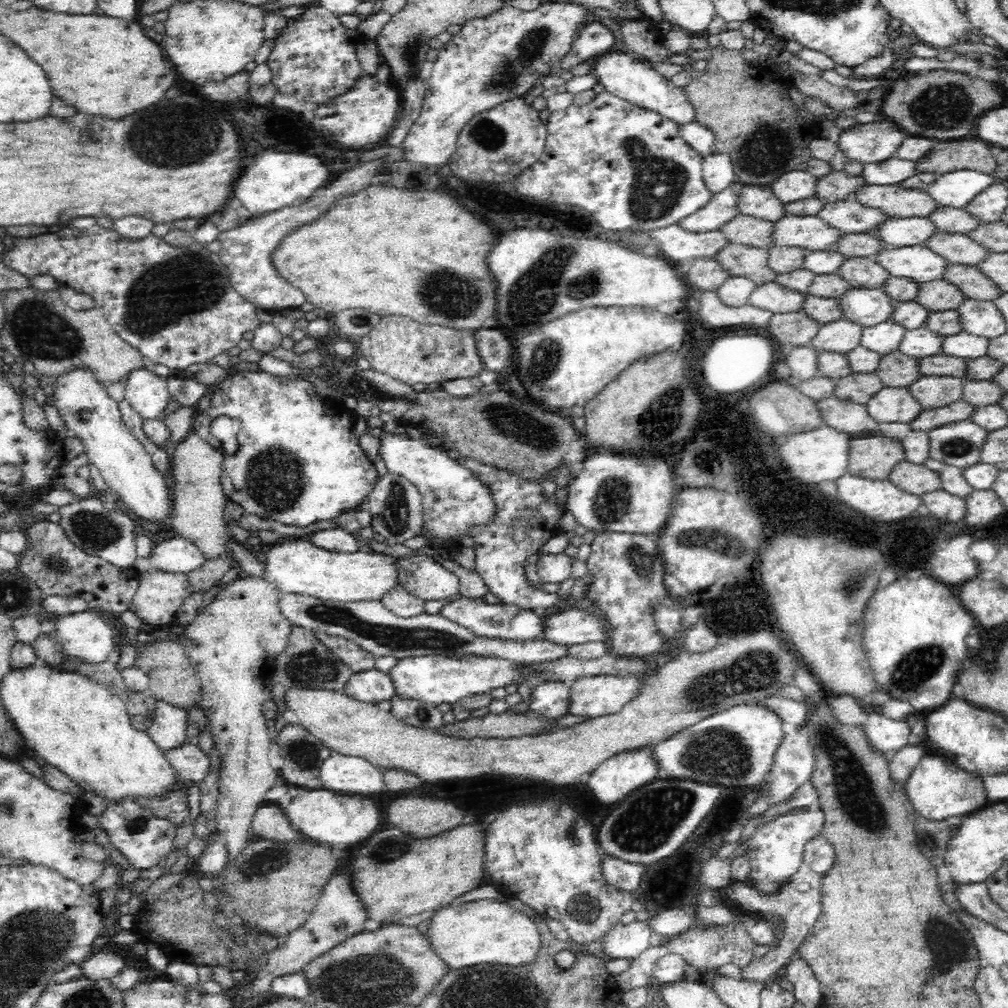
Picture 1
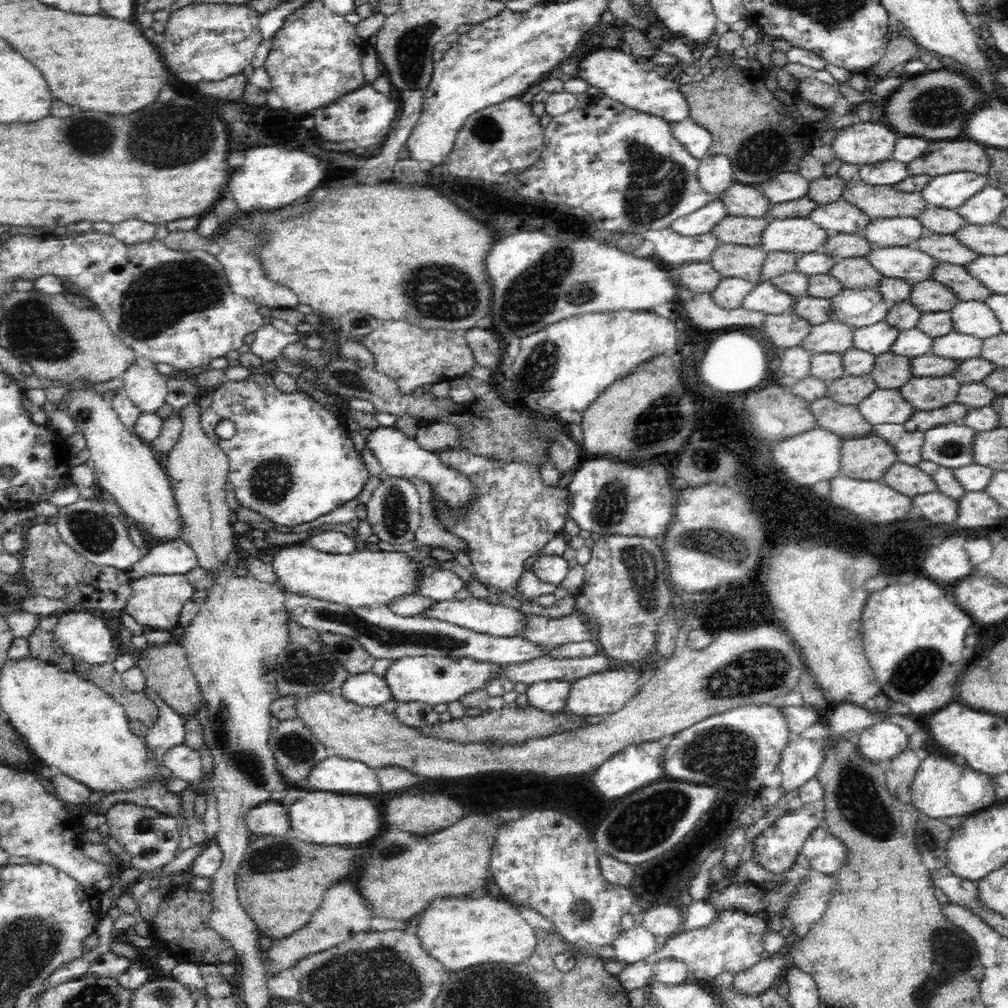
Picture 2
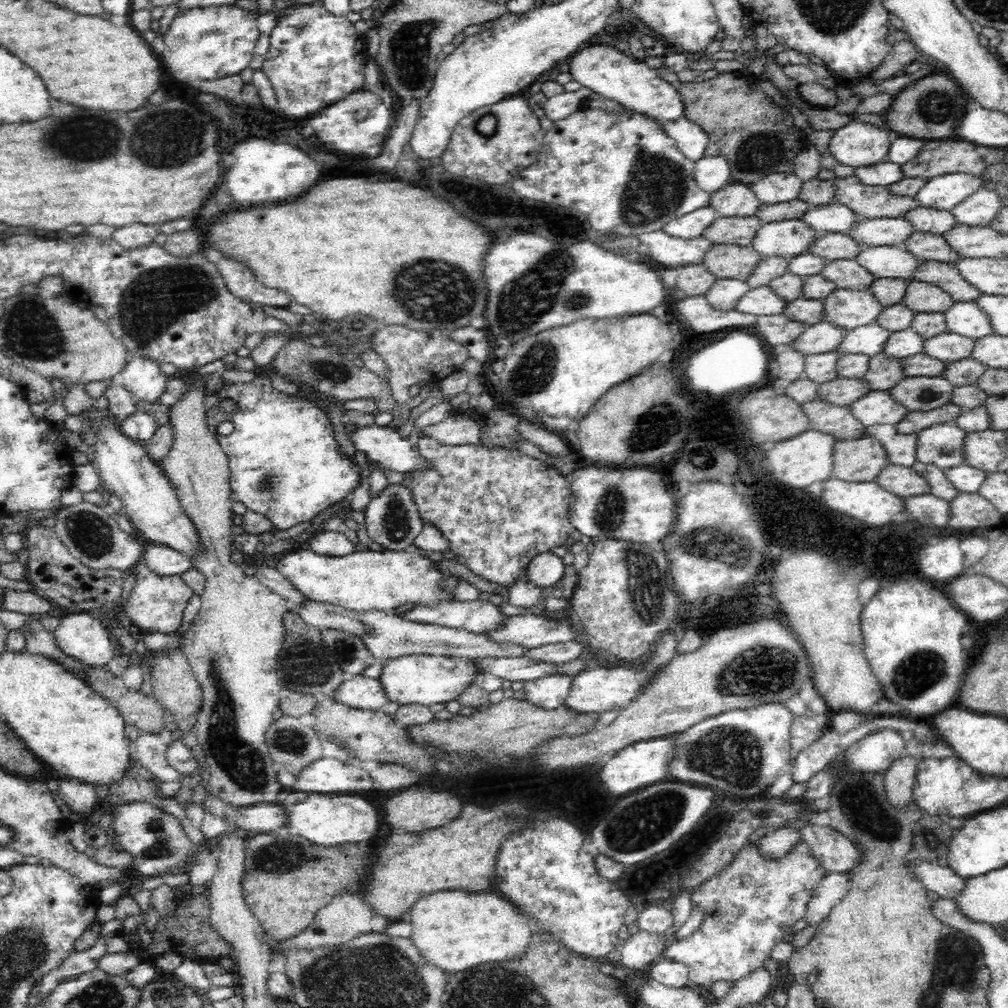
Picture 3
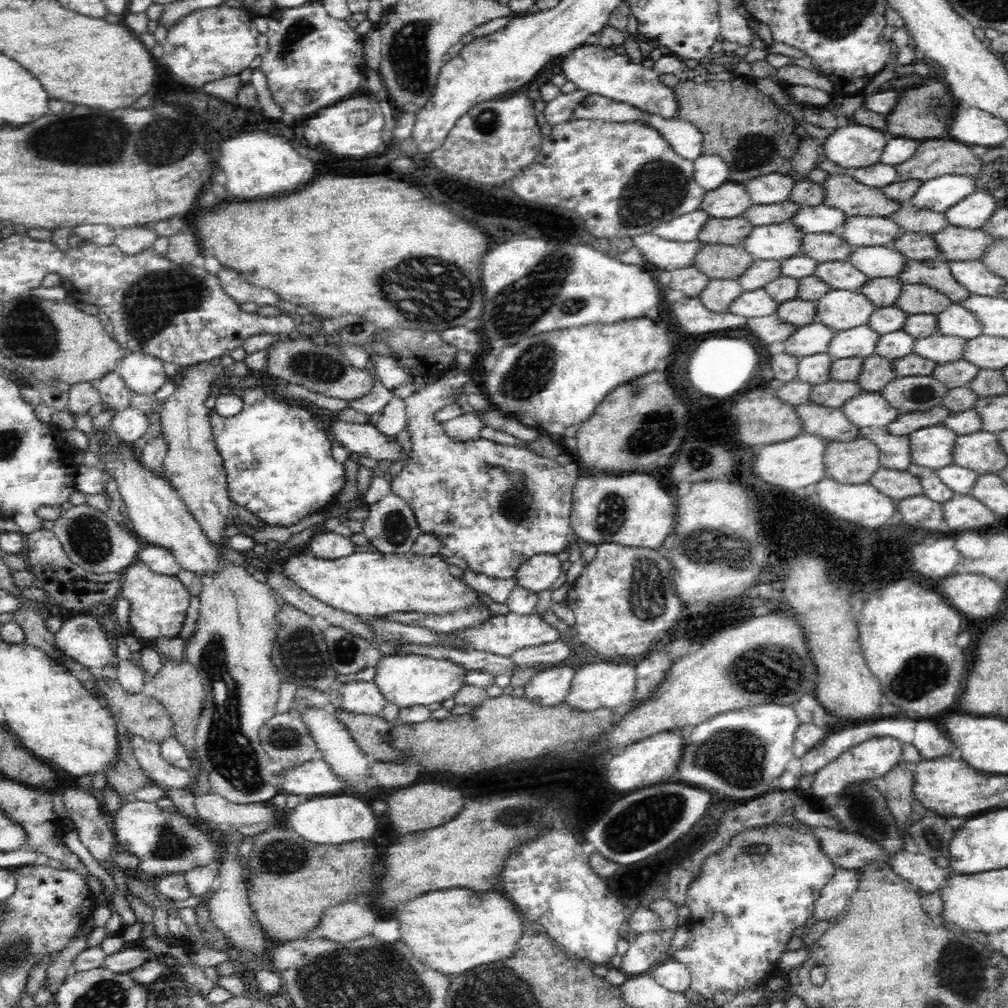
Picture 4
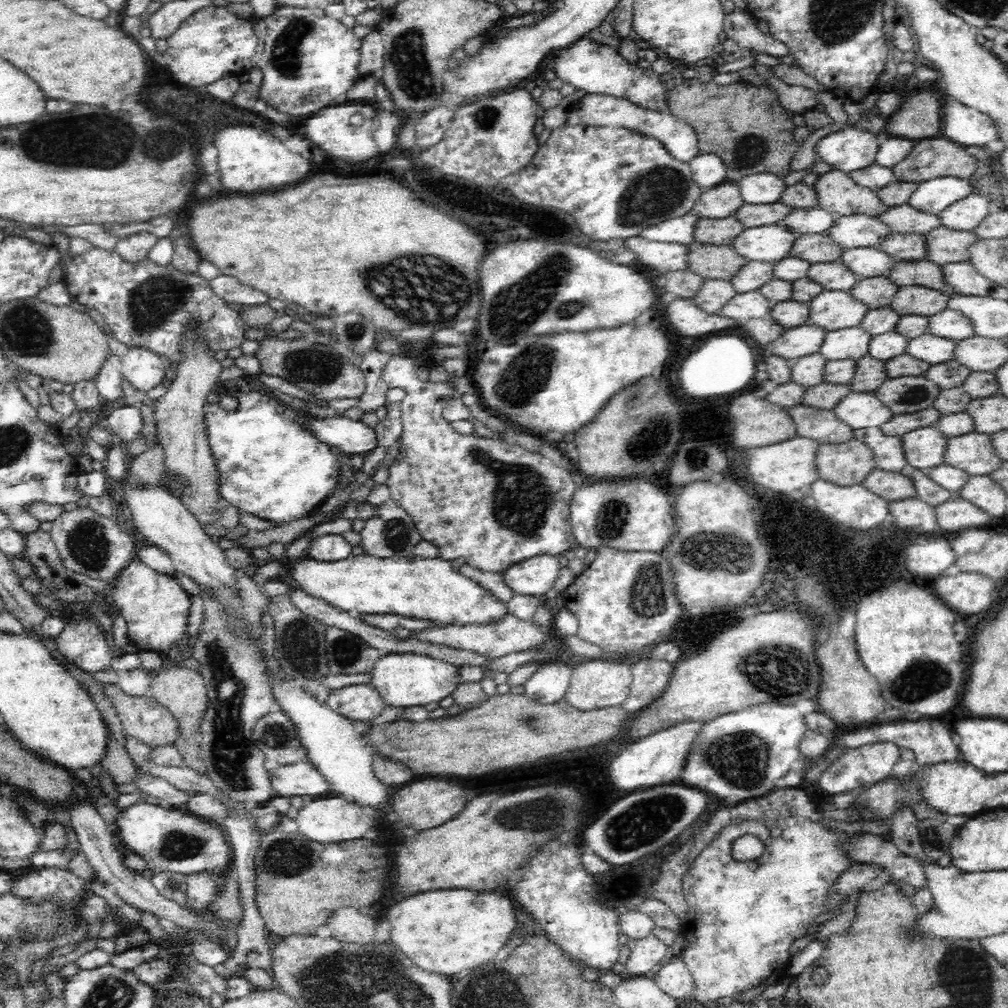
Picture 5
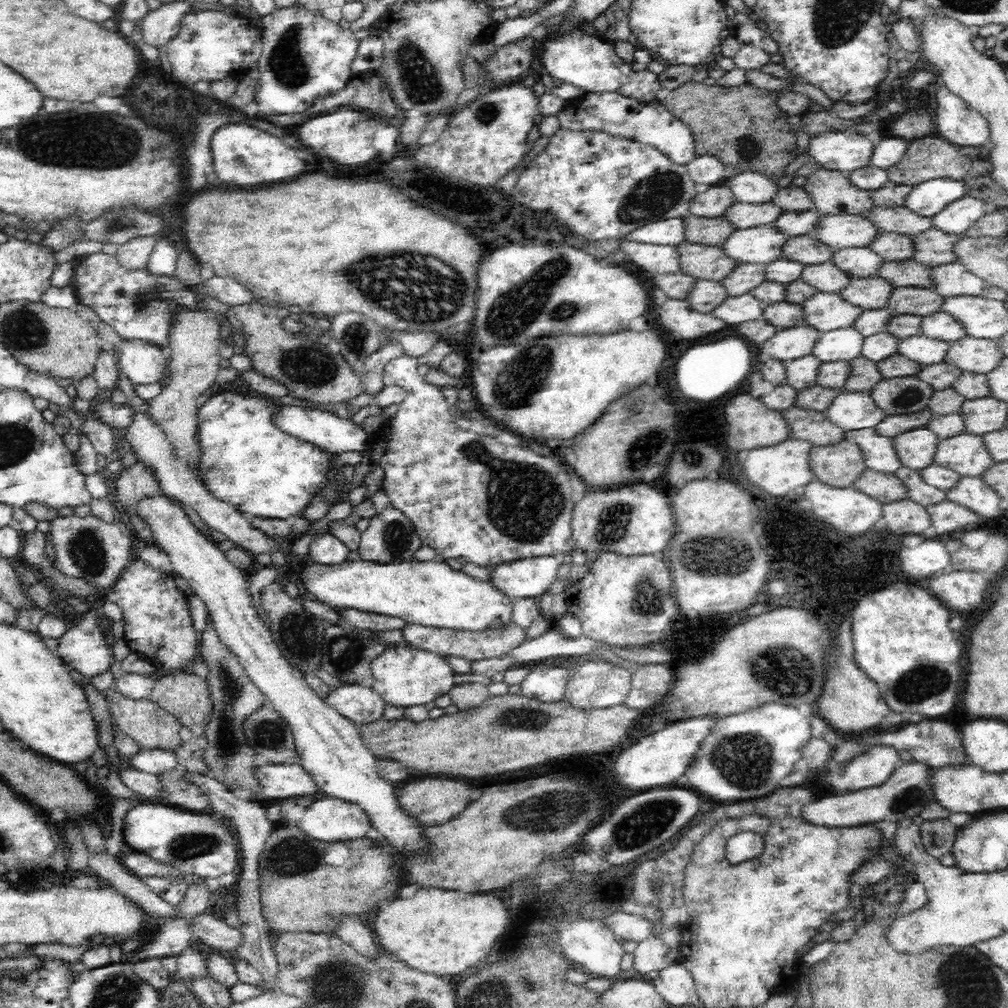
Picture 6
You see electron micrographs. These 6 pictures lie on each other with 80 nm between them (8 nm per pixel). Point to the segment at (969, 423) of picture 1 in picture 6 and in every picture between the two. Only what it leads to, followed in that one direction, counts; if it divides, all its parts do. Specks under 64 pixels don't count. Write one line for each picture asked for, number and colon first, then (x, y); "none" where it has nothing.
2: (952, 445)
3: (942, 445)
4: (933, 447)
5: (925, 447)
6: (917, 449)

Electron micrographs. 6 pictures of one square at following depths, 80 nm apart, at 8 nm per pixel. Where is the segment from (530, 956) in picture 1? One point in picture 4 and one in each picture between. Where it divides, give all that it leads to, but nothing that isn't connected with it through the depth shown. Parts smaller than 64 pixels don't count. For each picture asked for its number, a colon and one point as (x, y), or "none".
2: (468, 930)
3: (456, 930)
4: (451, 930)

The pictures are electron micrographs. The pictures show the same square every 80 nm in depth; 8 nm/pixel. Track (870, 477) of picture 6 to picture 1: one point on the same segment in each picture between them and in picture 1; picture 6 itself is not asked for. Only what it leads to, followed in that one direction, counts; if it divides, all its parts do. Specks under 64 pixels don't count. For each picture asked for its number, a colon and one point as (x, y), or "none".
1: (914, 478)
2: (912, 480)
3: (904, 481)
4: (897, 483)
5: (893, 486)

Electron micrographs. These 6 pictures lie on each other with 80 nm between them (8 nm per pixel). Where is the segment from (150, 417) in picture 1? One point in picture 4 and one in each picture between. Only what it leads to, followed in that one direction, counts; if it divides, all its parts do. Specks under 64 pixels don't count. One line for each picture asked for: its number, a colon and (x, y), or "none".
2: (147, 388)
3: (142, 378)
4: (143, 374)

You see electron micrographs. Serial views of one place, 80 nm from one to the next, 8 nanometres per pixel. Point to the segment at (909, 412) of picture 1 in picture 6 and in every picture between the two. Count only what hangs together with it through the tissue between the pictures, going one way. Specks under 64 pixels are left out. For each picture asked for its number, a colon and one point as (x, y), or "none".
2: (884, 406)
3: (878, 407)
4: (867, 409)
5: (859, 410)
6: (850, 410)

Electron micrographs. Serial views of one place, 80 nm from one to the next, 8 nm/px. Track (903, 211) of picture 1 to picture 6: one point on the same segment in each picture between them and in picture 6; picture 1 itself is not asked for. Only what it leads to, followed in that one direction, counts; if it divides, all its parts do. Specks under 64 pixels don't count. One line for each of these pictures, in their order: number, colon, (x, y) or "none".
2: (882, 201)
3: (870, 202)
4: (844, 192)
5: (838, 193)
6: (832, 192)

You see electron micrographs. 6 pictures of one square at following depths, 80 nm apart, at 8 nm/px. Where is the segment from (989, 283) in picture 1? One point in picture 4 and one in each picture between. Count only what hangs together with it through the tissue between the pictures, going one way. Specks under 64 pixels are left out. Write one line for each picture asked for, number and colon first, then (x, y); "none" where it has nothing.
2: (957, 278)
3: (944, 275)
4: (937, 274)

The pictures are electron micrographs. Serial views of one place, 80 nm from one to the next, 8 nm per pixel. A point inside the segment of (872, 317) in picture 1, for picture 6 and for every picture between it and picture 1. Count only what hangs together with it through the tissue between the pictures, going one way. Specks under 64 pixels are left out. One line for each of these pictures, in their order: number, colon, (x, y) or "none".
2: (858, 308)
3: (849, 309)
4: (840, 310)
5: (832, 310)
6: (825, 311)

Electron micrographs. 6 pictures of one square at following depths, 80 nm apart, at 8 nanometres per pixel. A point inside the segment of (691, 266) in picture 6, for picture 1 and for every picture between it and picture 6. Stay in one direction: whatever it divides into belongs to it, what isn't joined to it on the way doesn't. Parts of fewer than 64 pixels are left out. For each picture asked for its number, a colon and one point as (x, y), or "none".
1: (743, 261)
2: (732, 260)
3: (731, 261)
4: (718, 261)
5: (719, 262)

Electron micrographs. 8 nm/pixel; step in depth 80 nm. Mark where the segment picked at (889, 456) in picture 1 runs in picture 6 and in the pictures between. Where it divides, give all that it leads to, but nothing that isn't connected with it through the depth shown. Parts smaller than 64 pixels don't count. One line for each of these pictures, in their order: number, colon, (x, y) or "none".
2: (866, 458)
3: (863, 459)
4: (852, 462)
5: (848, 463)
6: (841, 464)

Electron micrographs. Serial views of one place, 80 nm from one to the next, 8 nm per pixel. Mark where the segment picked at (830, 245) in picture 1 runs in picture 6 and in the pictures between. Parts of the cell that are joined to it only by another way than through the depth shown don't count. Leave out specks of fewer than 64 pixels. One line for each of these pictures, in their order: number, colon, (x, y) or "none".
2: (799, 235)
3: (790, 238)
4: (770, 241)
5: (771, 243)
6: (764, 244)

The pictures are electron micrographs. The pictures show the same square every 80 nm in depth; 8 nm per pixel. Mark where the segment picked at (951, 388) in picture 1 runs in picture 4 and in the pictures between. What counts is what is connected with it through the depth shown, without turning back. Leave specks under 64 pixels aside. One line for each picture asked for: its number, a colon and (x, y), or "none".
2: (925, 392)
3: (919, 393)
4: (907, 393)

